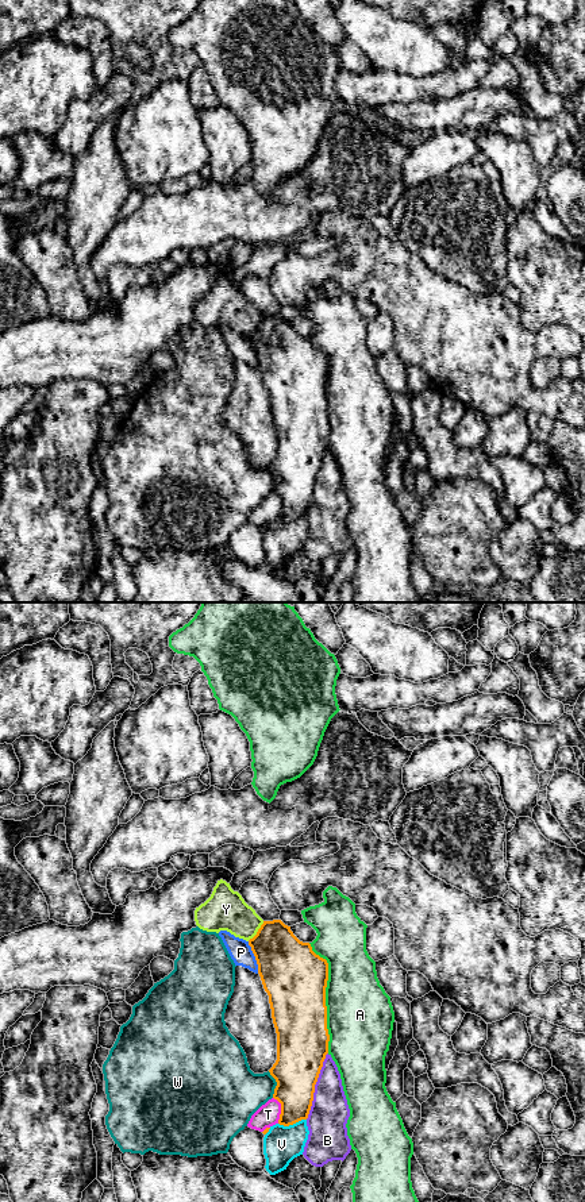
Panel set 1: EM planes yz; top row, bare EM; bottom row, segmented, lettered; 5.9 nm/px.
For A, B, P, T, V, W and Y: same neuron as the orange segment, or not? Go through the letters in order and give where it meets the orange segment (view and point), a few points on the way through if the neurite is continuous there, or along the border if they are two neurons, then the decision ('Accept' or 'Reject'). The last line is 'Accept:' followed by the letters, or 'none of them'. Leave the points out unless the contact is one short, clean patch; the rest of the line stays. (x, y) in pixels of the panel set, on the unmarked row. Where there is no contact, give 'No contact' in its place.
A: Touches orange at yz (324, 392). Reject
B: Touches orange at yz (314, 481). Reject
P: Touches orange at yz (256, 353). Reject
T: Touches orange at yz (281, 505). Reject
V: Touches orange at yz (292, 519). Reject
W: Touches orange at yz (277, 480). Reject
Y: Touches orange at yz (257, 327). Boundary: yz (264, 316), (258, 326), (247, 335). Reject
Accept: none of them

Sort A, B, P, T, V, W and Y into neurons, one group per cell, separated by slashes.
A / B / P / T / V / W / Y

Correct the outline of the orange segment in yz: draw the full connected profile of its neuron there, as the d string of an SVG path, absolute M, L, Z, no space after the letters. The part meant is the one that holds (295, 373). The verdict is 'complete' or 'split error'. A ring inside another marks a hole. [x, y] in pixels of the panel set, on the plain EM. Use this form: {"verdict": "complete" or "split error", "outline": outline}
{"verdict": "complete", "outline": "M281 315L263 316L249 340L258 359L265 386L269 390L272 413L277 428L277 455L269 465L276 474L273 493L281 498L278 519L293 520L307 515L320 465L328 448L326 382L328 358L300 336Z"}

